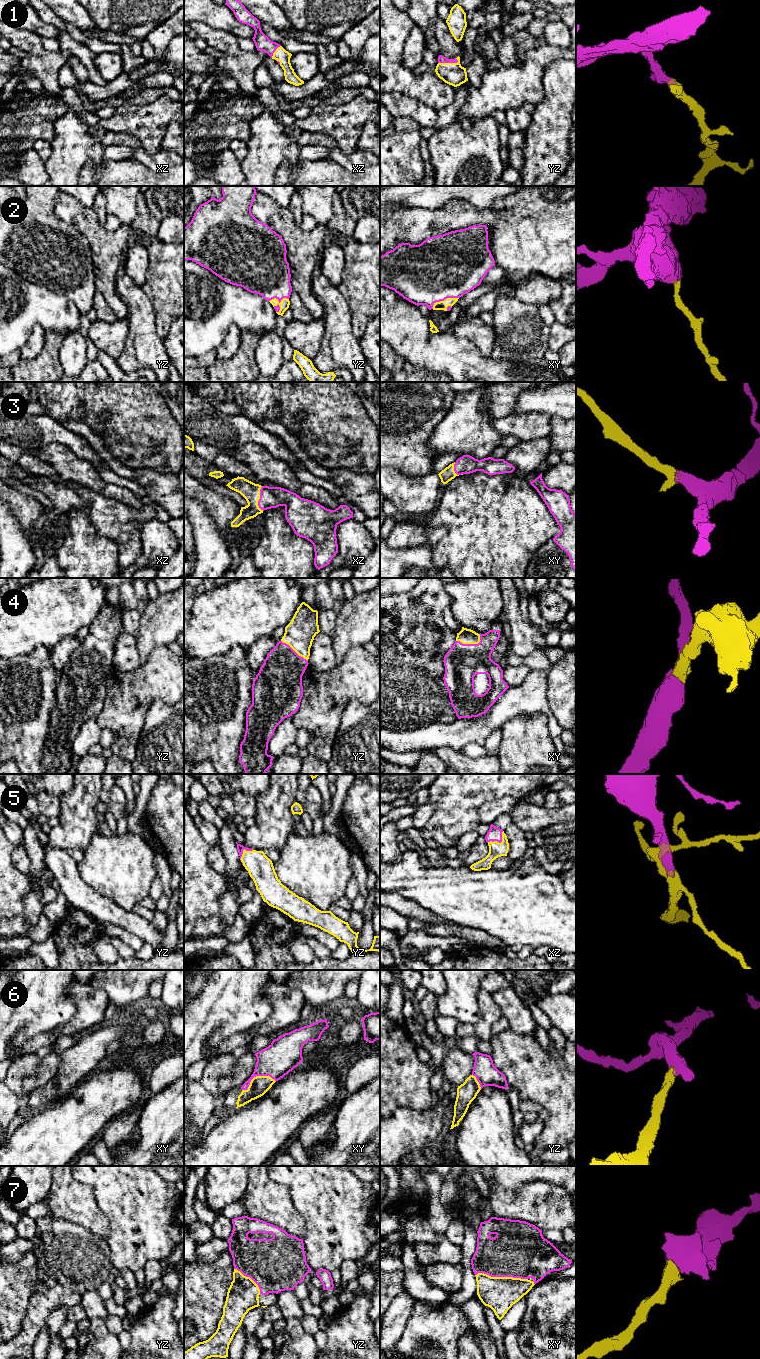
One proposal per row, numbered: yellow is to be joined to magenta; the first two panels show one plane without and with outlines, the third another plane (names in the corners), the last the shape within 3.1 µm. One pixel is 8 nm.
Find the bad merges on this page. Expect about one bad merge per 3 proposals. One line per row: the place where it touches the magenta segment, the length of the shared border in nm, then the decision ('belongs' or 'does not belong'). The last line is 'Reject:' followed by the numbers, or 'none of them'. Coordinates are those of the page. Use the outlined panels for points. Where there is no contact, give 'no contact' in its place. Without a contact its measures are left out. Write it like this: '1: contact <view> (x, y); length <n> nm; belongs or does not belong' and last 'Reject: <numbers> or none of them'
1: contact yz (448, 62); length 170 nm; belongs
2: contact yz (278, 300); length 160 nm; belongs
3: contact xz (260, 498); length 200 nm; belongs
4: contact xy (471, 644); length 200 nm; belongs
5: contact xz (499, 842); length 160 nm; belongs
6: contact xy (256, 1075); length 280 nm; belongs
7: contact xy (501, 1276); length 420 nm; belongs
Reject: none of them

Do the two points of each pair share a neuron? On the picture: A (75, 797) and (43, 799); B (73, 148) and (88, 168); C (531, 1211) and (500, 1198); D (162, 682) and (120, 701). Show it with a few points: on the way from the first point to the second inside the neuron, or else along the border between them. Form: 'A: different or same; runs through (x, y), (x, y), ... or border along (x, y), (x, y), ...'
A: different; border along (58, 797), (60, 804), (59, 817)
B: different; border along (102, 160), (96, 170), (87, 161), (79, 175)
C: same; runs through (523, 1204), (508, 1203)
D: same; runs through (152, 682), (145, 683), (130, 695)

